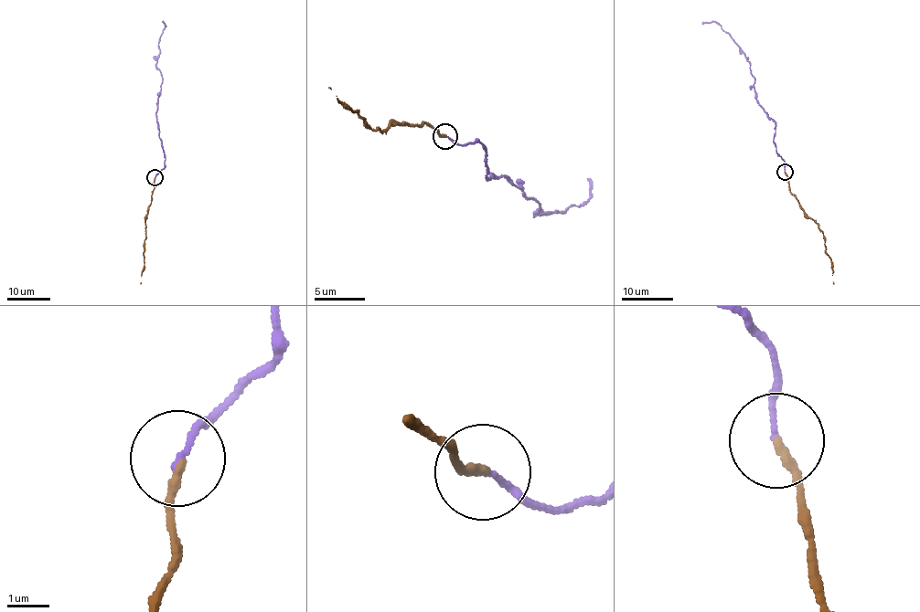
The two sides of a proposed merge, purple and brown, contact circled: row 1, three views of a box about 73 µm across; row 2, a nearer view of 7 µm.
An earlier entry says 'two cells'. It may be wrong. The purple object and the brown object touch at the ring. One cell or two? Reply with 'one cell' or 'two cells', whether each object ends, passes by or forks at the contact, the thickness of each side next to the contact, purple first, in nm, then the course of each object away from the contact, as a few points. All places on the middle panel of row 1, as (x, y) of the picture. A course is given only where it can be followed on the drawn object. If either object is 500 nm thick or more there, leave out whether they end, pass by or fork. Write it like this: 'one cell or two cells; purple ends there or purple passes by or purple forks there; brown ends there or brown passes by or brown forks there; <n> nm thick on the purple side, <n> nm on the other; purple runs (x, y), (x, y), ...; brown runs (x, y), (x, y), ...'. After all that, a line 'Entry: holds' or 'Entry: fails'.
one cell; purple ends there; brown ends there; 130 nm thick on the purple side, 200 nm on the other; purple runs (444, 135), (485, 145), (487, 179), (504, 175), (529, 200), (536, 198), (540, 216), (583, 203), (587, 178); brown runs (444, 135), (422, 121), (382, 131), (379, 127), (369, 127), (356, 110), (352, 110), (329, 87)
Entry: fails

